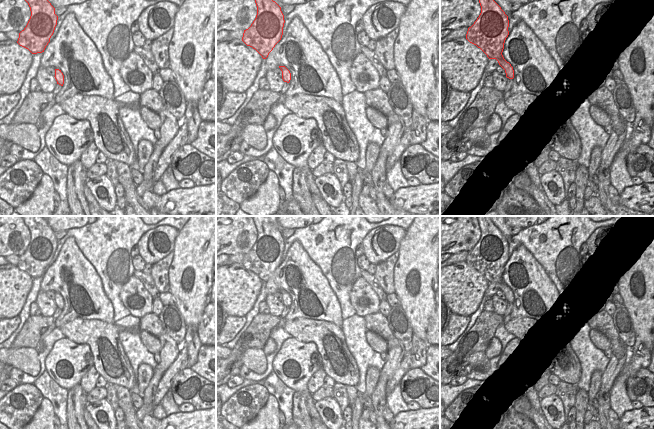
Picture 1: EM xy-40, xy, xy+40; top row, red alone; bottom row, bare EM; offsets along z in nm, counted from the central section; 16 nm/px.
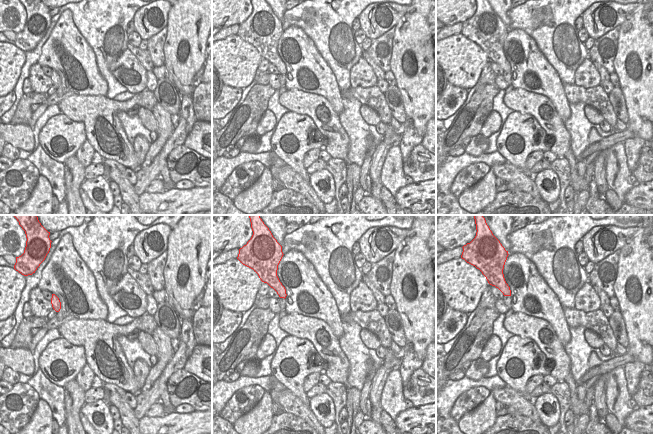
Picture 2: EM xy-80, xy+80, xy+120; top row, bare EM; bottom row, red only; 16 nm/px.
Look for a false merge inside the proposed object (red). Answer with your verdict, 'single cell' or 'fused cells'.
single cell

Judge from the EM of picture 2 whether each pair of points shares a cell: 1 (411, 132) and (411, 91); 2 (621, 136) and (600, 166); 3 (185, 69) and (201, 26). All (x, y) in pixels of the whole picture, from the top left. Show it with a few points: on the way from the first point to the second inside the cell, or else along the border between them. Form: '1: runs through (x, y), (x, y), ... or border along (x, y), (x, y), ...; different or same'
1: border along (406, 115), (412, 120), (413, 126), (422, 137); different
2: border along (607, 148), (595, 153); different
3: runs through (187, 58), (191, 52), (191, 41), (195, 37); same

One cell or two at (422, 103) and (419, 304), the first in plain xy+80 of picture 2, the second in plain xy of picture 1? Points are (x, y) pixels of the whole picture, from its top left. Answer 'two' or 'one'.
one

